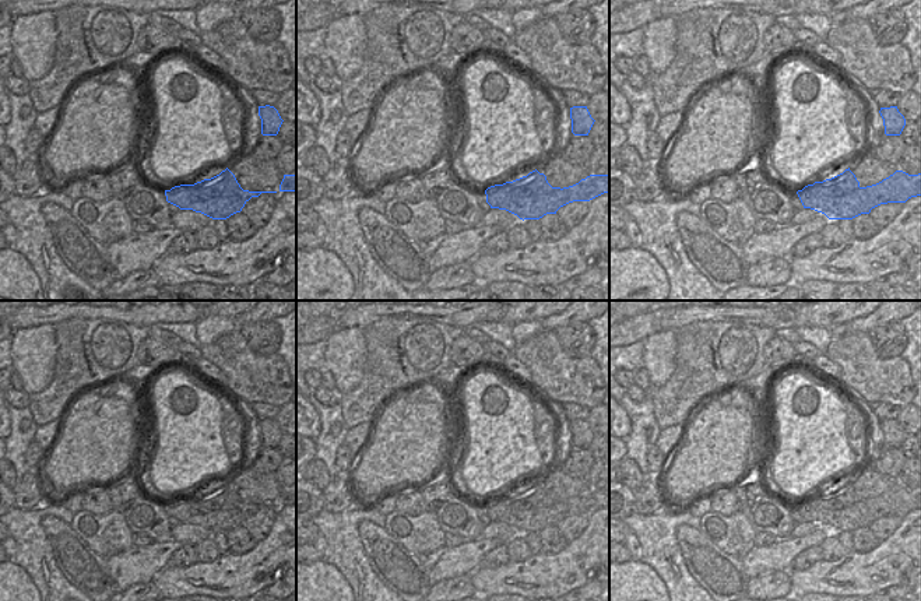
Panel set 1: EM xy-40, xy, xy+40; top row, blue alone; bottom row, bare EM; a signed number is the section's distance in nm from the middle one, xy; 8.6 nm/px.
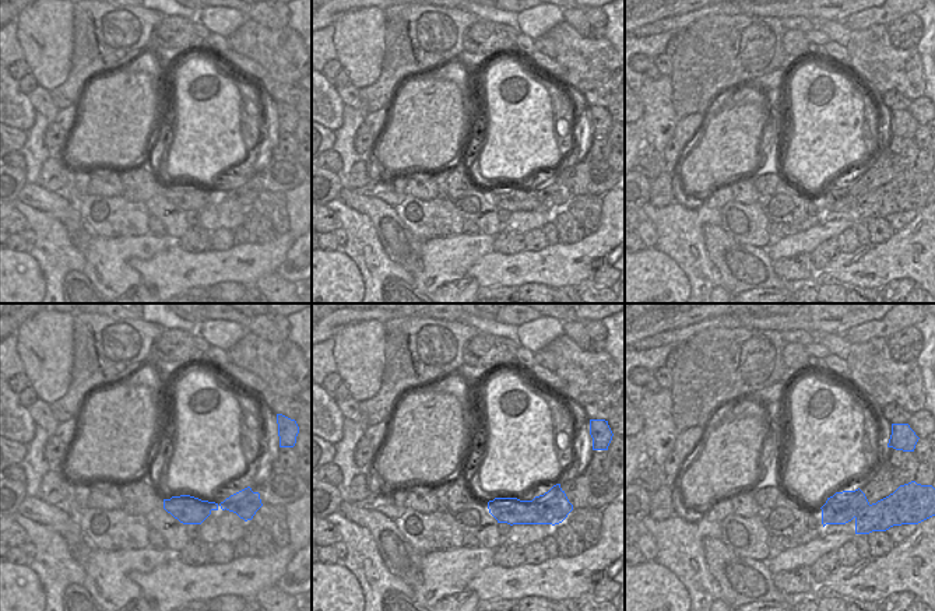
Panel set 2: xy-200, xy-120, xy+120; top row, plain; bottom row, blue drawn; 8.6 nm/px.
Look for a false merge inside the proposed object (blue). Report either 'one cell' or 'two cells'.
two cells

